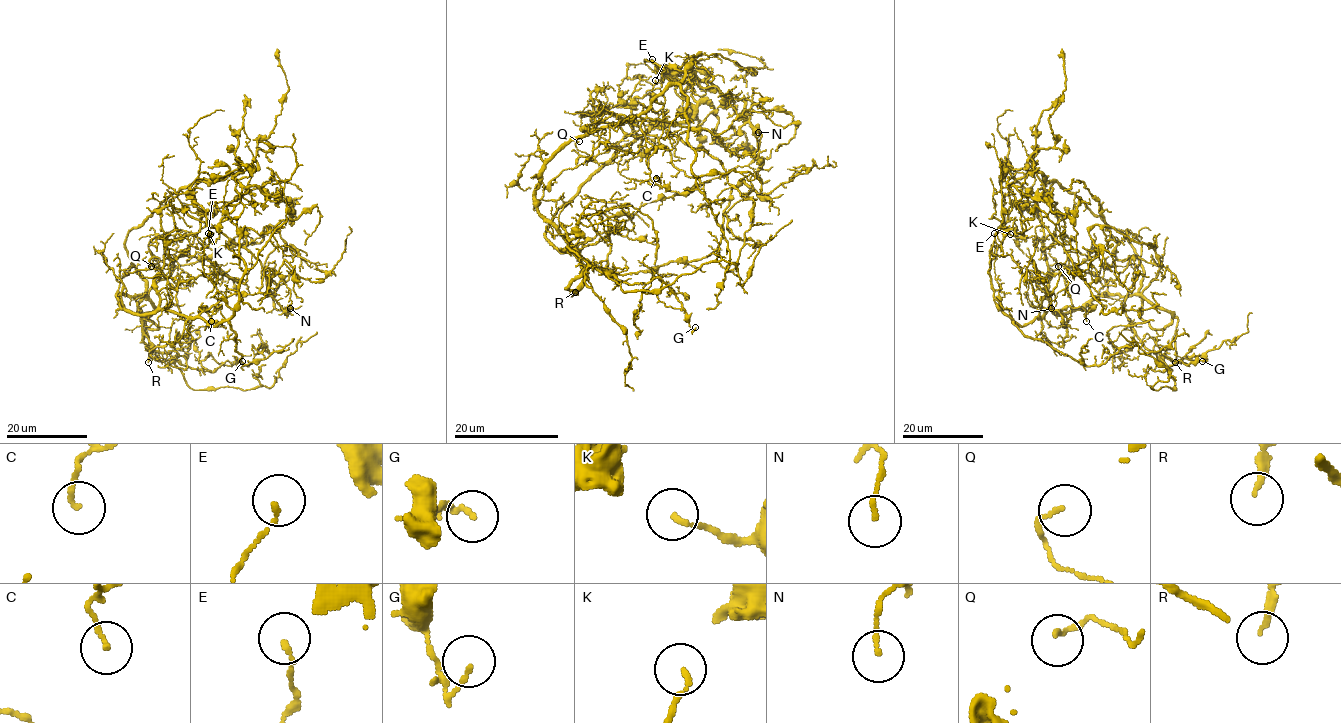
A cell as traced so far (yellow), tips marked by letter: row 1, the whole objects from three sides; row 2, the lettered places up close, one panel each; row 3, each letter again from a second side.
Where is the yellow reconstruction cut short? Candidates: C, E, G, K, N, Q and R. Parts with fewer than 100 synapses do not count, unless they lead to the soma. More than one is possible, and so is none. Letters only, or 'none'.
R

